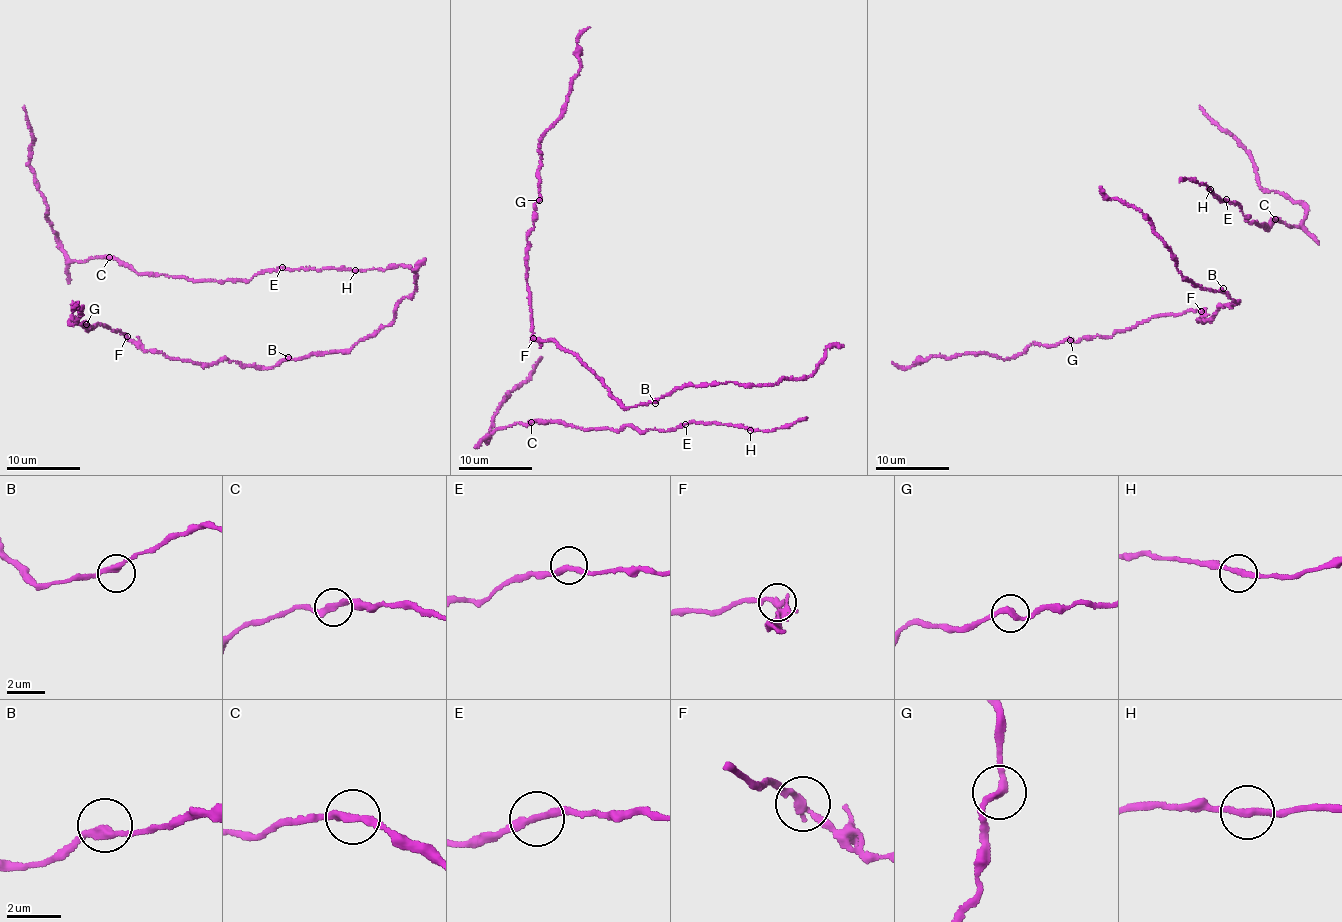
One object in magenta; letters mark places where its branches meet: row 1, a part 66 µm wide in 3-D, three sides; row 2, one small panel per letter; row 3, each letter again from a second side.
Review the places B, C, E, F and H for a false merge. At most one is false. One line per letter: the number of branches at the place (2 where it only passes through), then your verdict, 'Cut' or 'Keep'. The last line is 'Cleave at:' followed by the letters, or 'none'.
B: Branches: 2. Keep
C: Branches: 2. Keep
E: Branches: 2. Keep
F: Branches: 2. Cut
H: Branches: 2. Keep
Cleave at: F

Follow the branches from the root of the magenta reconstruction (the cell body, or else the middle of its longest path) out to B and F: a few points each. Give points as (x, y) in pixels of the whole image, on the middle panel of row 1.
B: (779, 381), (756, 386), (739, 386), (730, 382), (675, 387), (657, 398), (655, 403)
F: (779, 381), (675, 387), (625, 408), (575, 355), (556, 342), (534, 338)

